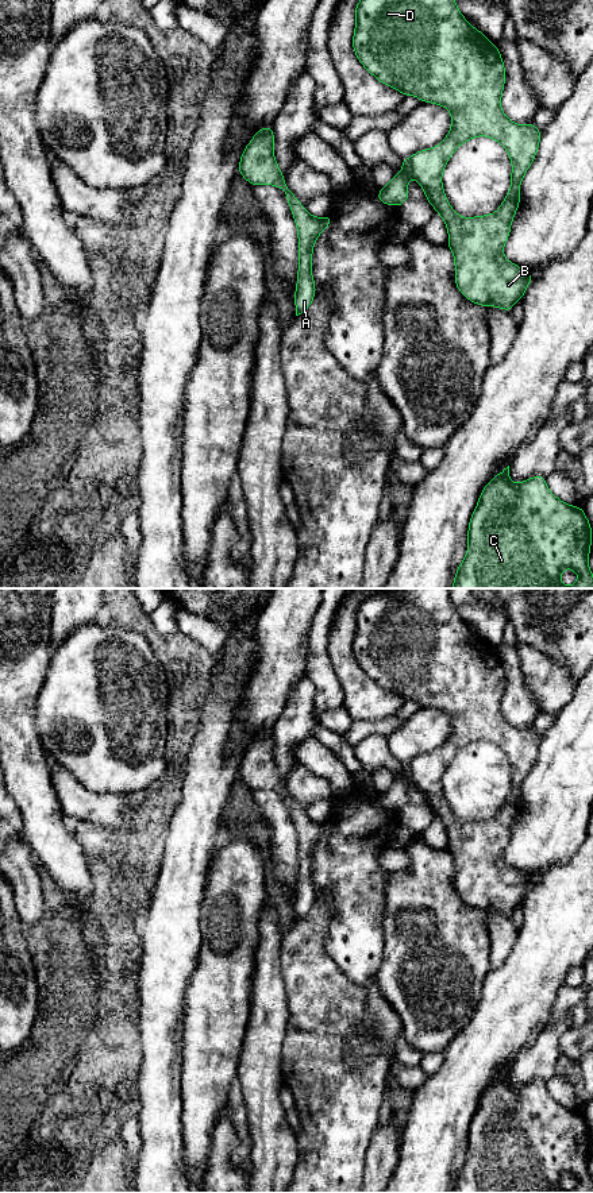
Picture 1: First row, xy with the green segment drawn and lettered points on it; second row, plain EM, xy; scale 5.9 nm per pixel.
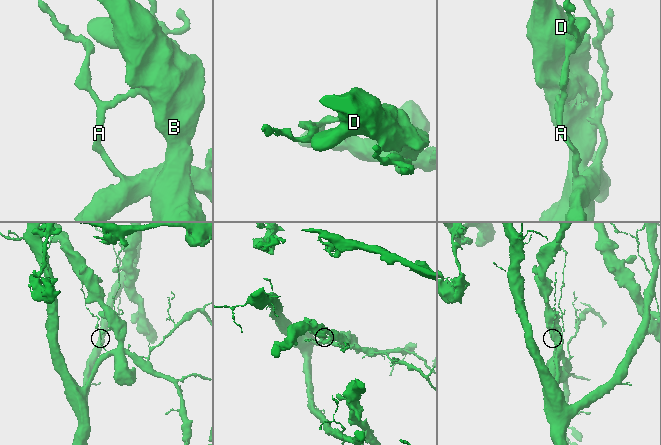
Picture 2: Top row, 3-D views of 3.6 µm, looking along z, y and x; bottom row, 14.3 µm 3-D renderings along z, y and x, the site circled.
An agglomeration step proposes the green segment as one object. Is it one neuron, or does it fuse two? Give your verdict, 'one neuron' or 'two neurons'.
two neurons

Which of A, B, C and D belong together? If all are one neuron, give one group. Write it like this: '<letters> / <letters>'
A / B C D

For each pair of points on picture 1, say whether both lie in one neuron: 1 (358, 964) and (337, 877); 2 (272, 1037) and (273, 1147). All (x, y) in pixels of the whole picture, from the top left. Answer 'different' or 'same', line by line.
1: same
2: same

